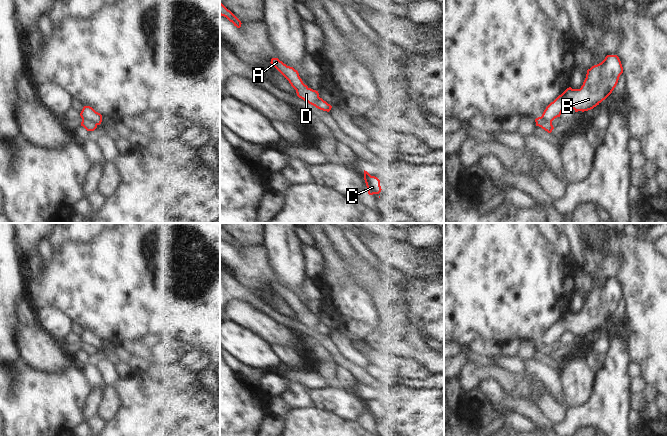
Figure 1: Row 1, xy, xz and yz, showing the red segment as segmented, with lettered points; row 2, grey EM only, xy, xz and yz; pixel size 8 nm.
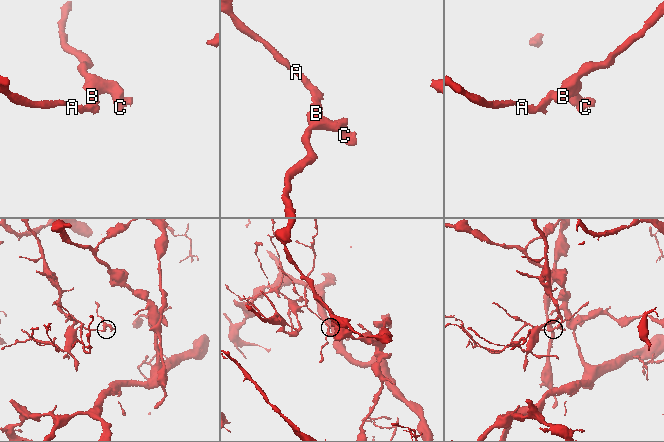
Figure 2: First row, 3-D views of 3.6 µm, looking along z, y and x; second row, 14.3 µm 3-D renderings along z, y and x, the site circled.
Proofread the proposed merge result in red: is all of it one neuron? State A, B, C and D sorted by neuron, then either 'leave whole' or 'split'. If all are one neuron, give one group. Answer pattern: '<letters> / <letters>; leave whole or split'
A D / B C; split

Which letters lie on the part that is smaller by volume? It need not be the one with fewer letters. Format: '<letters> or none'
B, C

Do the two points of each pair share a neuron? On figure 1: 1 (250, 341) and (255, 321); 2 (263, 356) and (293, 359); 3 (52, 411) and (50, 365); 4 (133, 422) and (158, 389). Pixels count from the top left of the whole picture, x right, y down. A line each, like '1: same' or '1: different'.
1: different
2: different
3: different
4: same

